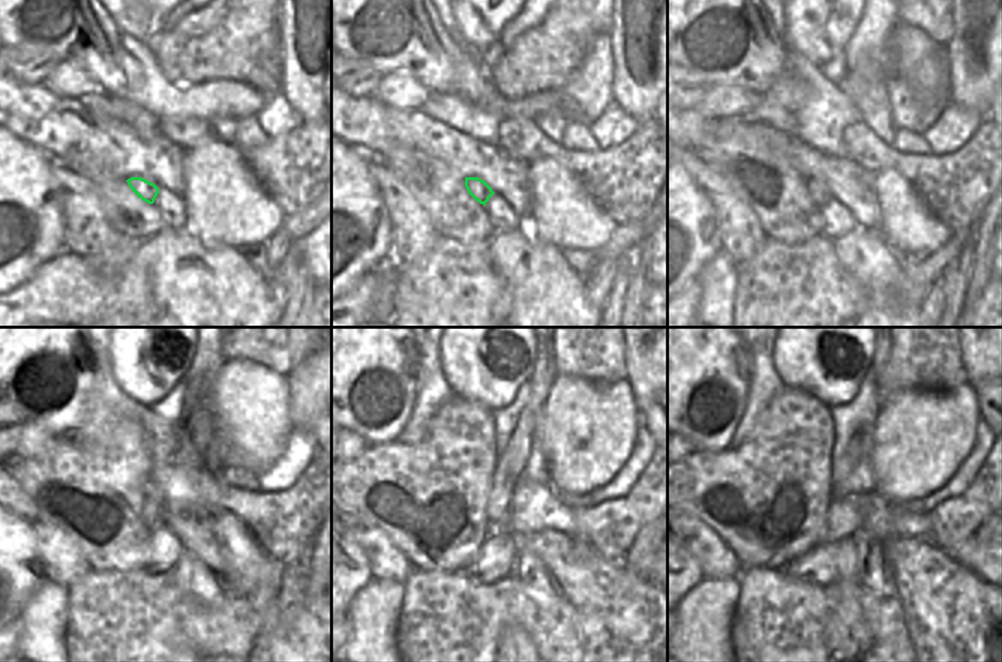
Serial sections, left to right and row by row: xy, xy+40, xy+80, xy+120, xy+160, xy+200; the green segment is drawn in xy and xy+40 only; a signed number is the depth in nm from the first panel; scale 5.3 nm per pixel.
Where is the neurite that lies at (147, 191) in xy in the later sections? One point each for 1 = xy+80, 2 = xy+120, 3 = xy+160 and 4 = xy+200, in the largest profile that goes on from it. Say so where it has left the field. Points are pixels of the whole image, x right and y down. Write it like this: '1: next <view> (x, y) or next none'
1: next xy+80 (818, 191)
2: next xy+120 (153, 505)
3: next xy+160 (516, 422)
4: next xy+200 (854, 421)

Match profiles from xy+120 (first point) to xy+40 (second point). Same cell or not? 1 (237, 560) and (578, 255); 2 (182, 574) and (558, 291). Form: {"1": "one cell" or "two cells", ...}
{"1": "two cells", "2": "one cell"}

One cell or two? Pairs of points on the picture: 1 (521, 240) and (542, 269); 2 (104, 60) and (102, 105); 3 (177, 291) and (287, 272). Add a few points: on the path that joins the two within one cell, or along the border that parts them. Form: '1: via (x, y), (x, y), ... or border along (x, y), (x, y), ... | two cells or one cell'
1: via (525, 248), (534, 261) | one cell
2: border along (101, 90), (135, 105) | two cells
3: border along (246, 257), (266, 279) | two cells

